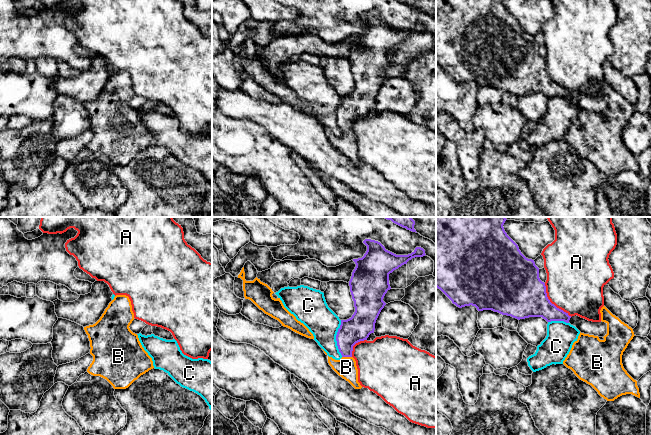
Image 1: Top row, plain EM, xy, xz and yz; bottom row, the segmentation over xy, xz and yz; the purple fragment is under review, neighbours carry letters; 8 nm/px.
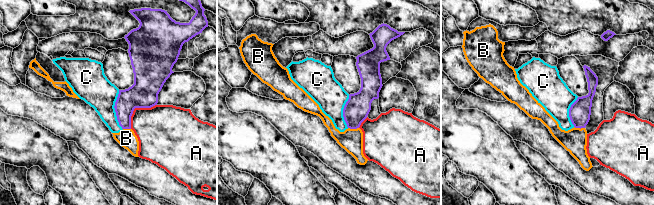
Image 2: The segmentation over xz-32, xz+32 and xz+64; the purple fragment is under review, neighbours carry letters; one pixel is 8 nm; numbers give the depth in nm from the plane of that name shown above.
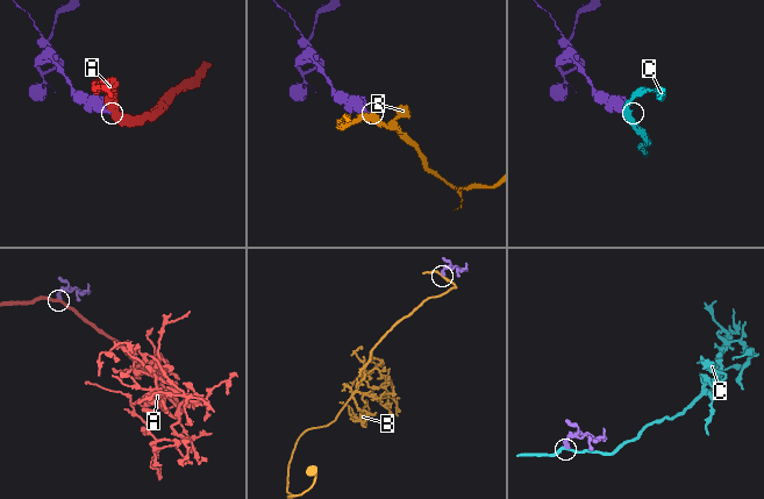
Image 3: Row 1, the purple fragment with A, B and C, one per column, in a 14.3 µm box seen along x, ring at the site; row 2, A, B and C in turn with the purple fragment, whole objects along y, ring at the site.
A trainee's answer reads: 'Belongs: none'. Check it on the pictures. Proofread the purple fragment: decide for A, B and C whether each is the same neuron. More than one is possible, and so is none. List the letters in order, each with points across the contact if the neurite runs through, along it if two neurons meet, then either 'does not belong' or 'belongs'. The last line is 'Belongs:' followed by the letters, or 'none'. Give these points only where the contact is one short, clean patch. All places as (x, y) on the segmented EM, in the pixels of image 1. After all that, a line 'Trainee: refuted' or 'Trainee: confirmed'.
A: does not belong
B: runs through xz (357, 328), (347, 338), (347, 356), (346, 367); belongs
C: does not belong
Belongs: B
Trainee: refuted

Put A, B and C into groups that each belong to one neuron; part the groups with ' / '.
A / B / C

